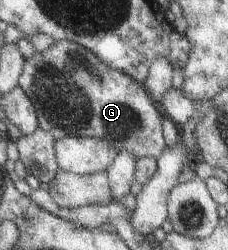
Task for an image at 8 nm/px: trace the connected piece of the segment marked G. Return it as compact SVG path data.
M59 39L45 51L37 50L28 58L20 86L38 106L41 127L52 132L58 139L67 137L95 137L111 139L120 152L131 151L139 158L162 156L167 148L167 126L163 126L163 117L157 100L148 87L126 72L121 72L99 58L95 51L75 41Z

